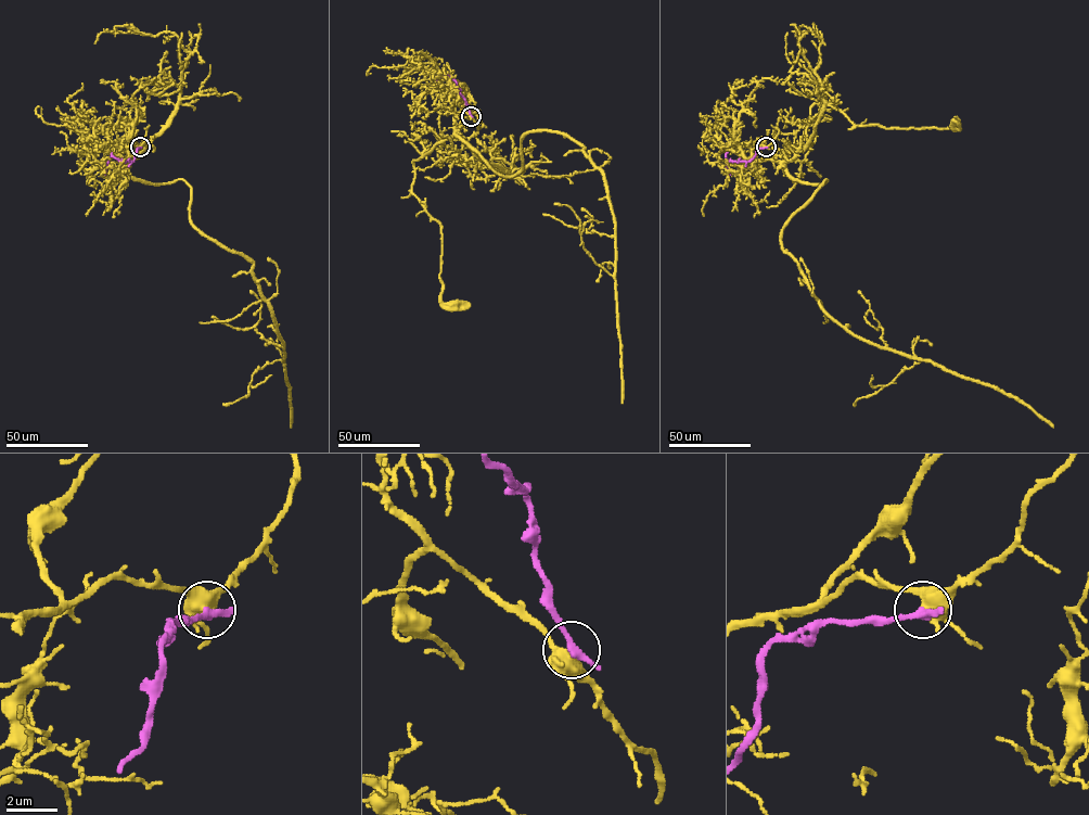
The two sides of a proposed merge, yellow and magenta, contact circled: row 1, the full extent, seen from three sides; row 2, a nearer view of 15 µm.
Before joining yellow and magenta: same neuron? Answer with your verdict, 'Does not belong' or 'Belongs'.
Does not belong

